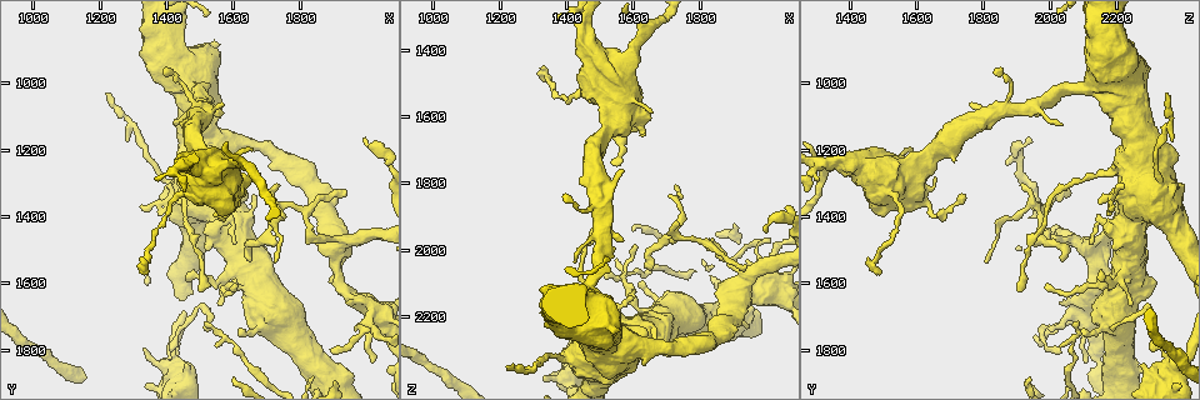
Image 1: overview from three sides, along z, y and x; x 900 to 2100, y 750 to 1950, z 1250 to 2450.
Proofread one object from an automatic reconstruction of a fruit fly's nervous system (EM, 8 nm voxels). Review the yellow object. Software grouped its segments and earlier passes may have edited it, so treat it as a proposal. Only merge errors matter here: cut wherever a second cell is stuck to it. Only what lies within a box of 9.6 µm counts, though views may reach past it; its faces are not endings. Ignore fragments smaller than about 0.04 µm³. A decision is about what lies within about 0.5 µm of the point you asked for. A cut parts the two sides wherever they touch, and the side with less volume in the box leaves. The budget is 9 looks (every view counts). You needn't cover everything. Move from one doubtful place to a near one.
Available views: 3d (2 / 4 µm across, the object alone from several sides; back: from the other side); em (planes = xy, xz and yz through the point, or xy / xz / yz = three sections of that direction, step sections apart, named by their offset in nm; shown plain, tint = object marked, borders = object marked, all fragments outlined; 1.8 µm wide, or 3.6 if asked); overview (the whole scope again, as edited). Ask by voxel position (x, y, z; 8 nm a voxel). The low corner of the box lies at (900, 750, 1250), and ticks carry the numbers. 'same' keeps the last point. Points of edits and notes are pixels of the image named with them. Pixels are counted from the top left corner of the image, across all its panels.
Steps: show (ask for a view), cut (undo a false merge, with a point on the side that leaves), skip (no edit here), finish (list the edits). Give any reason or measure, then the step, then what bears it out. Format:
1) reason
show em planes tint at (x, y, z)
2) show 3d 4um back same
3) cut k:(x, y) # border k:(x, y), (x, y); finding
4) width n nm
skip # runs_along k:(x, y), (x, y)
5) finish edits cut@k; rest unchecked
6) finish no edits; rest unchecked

sudden change in width
show em xy step 4 tint at (1920, 1490, 2130)

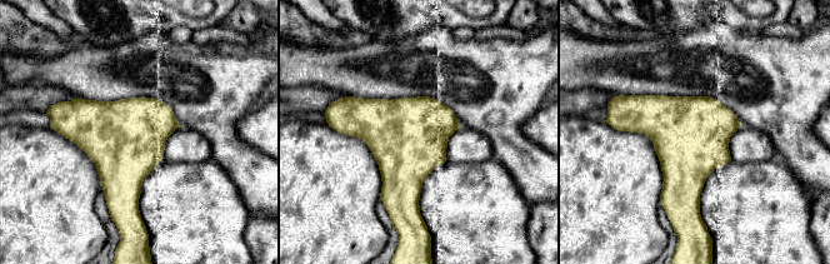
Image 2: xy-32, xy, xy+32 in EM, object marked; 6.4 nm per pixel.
cut it another way
show em planes tint same

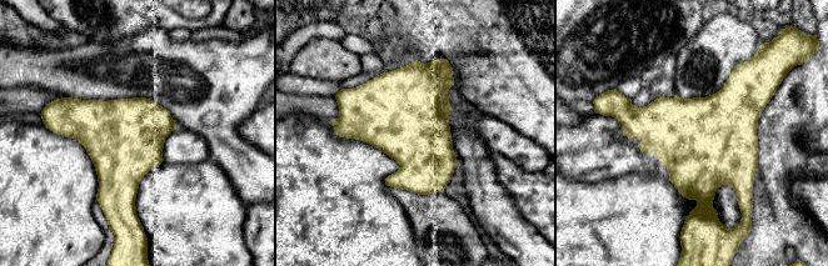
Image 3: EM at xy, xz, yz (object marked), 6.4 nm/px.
skip # continuous, no second cell

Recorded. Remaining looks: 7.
thick turns thin
show em 3.6um xy step 16 tint at (2020, 1680, 2120)

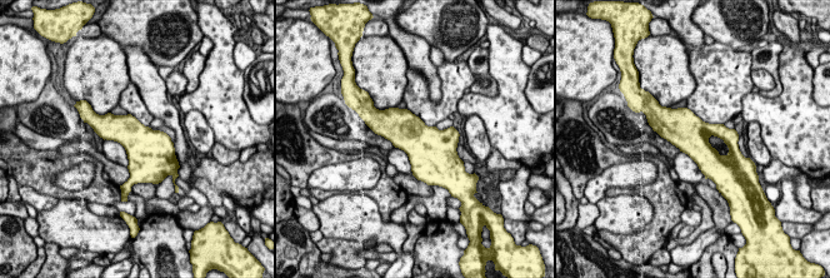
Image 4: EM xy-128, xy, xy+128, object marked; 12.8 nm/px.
width 460 nm
skip # continuous, no second cell

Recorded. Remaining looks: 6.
closes a loop
show em 3.6um planes tint at (1470, 1400, 2310)

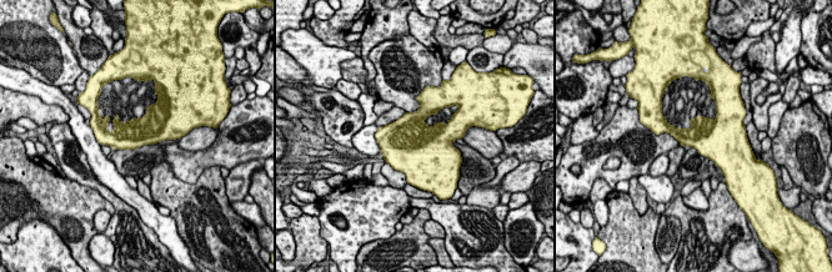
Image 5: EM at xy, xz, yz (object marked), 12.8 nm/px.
width 380 nm
skip # all the same cell

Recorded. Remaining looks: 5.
sharp bend
show 3d 4um at (1500, 1250, 1440)

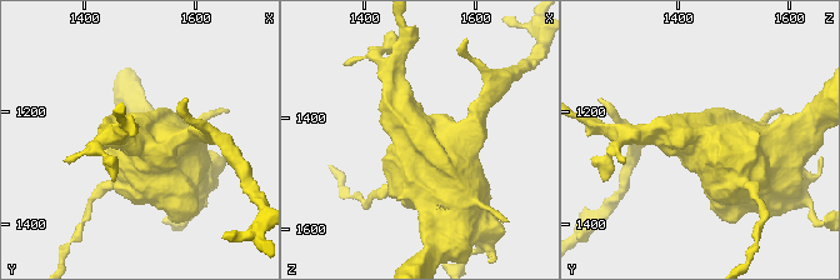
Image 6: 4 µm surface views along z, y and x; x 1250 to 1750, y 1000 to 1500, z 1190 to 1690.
now the EM
show em planes tint at (1500, 1245, 1440)

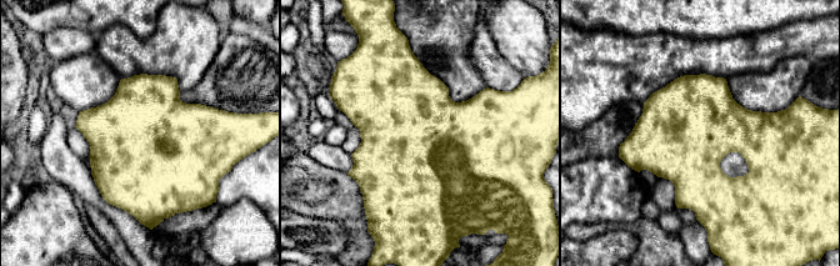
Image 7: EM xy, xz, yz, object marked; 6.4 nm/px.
skip # all the same cell

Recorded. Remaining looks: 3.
finish no edits; rest unchecked

